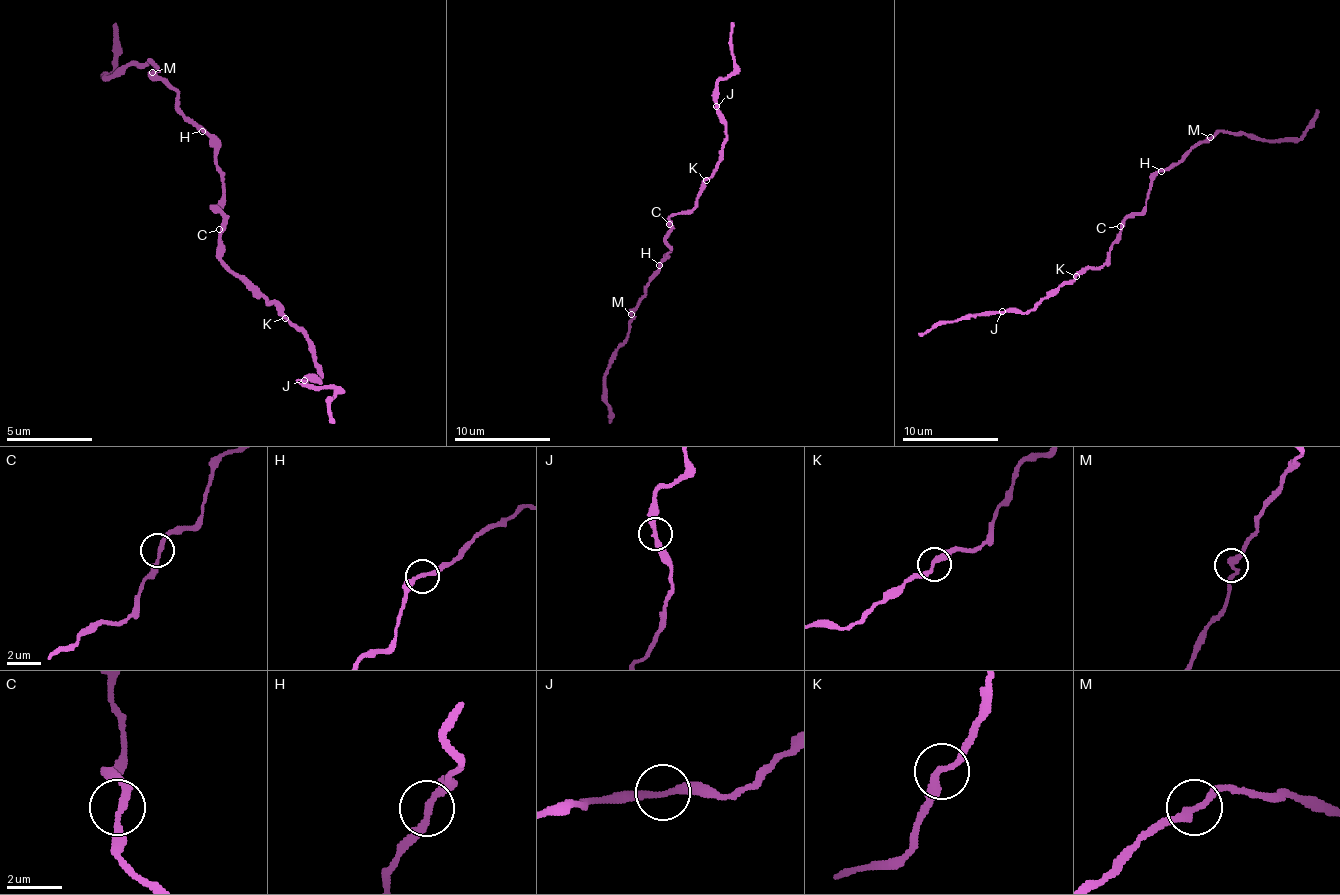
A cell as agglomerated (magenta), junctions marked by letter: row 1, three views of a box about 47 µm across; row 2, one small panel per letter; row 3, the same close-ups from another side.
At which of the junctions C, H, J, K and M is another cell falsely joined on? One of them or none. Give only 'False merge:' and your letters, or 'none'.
False merge: none

